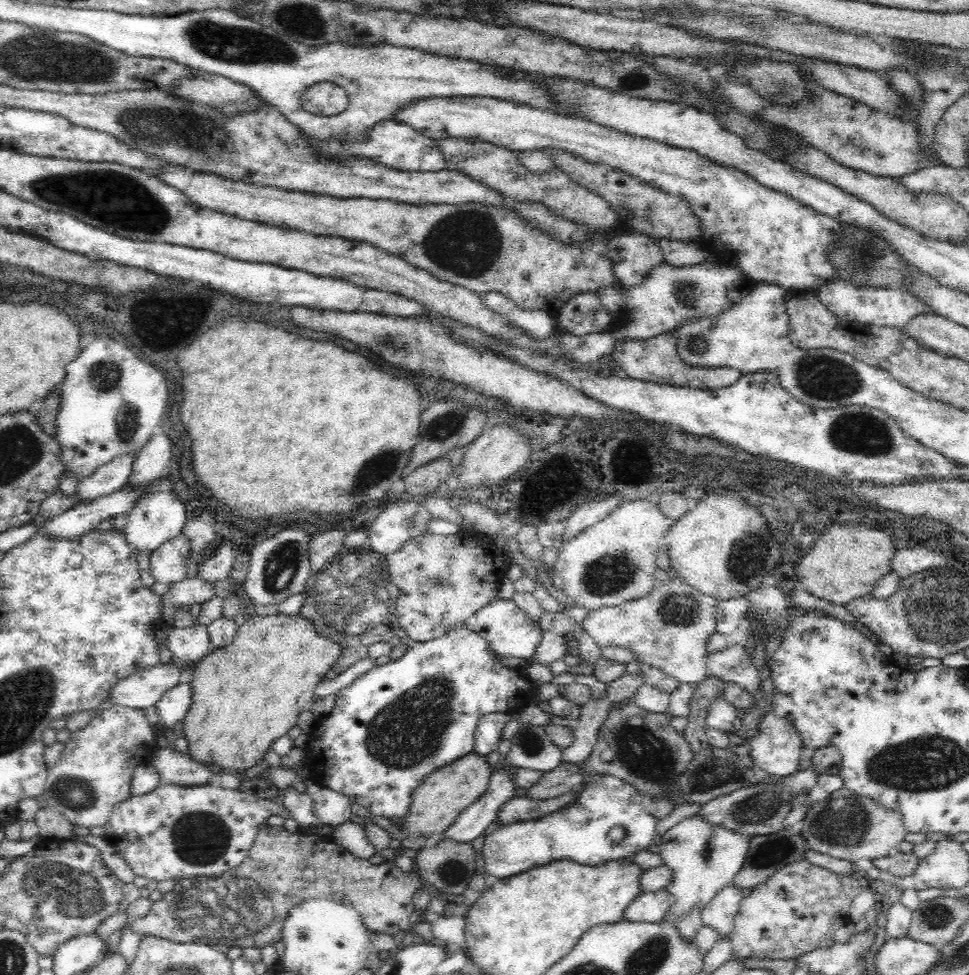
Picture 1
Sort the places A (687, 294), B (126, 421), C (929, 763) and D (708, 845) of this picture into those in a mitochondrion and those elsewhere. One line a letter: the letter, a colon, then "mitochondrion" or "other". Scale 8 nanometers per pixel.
A: mitochondrion
B: mitochondrion
C: mitochondrion
D: mitochondrion

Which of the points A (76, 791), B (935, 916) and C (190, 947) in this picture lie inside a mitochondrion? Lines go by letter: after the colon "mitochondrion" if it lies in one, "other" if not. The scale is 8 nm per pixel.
A: mitochondrion
B: mitochondrion
C: mitochondrion

